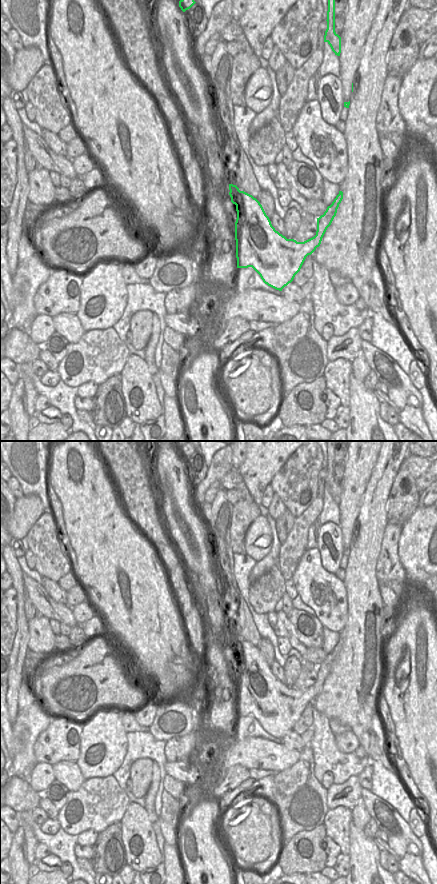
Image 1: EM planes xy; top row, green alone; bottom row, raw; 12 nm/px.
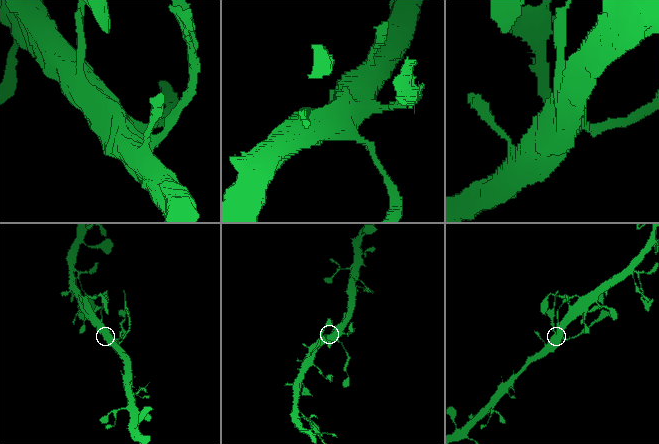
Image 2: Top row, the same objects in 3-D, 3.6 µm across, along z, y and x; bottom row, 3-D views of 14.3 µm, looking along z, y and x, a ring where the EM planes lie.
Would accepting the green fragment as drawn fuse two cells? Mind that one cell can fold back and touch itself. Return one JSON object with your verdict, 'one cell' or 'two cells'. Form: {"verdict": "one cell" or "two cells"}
{"verdict": "two cells"}

